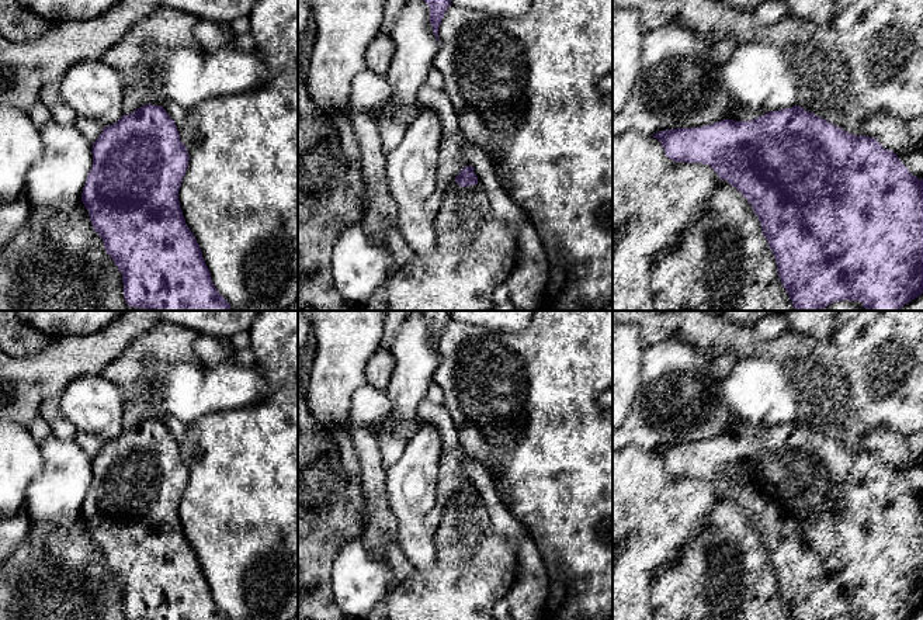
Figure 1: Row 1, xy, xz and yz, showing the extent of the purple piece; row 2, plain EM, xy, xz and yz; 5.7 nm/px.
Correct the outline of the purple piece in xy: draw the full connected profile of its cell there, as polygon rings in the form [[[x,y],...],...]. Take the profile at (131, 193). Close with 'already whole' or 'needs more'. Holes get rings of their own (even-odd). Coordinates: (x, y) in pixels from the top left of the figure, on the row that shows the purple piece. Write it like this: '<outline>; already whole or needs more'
[[[146,104],[104,127],[93,143],[93,166],[81,201],[105,252],[122,273],[124,297],[129,306],[146,311],[229,311],[232,306],[215,288],[199,245],[185,224],[178,190],[188,167],[188,152],[174,121],[160,105]]]; already whole

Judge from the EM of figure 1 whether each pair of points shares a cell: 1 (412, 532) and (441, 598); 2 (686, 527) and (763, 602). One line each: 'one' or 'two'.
1: two
2: two

